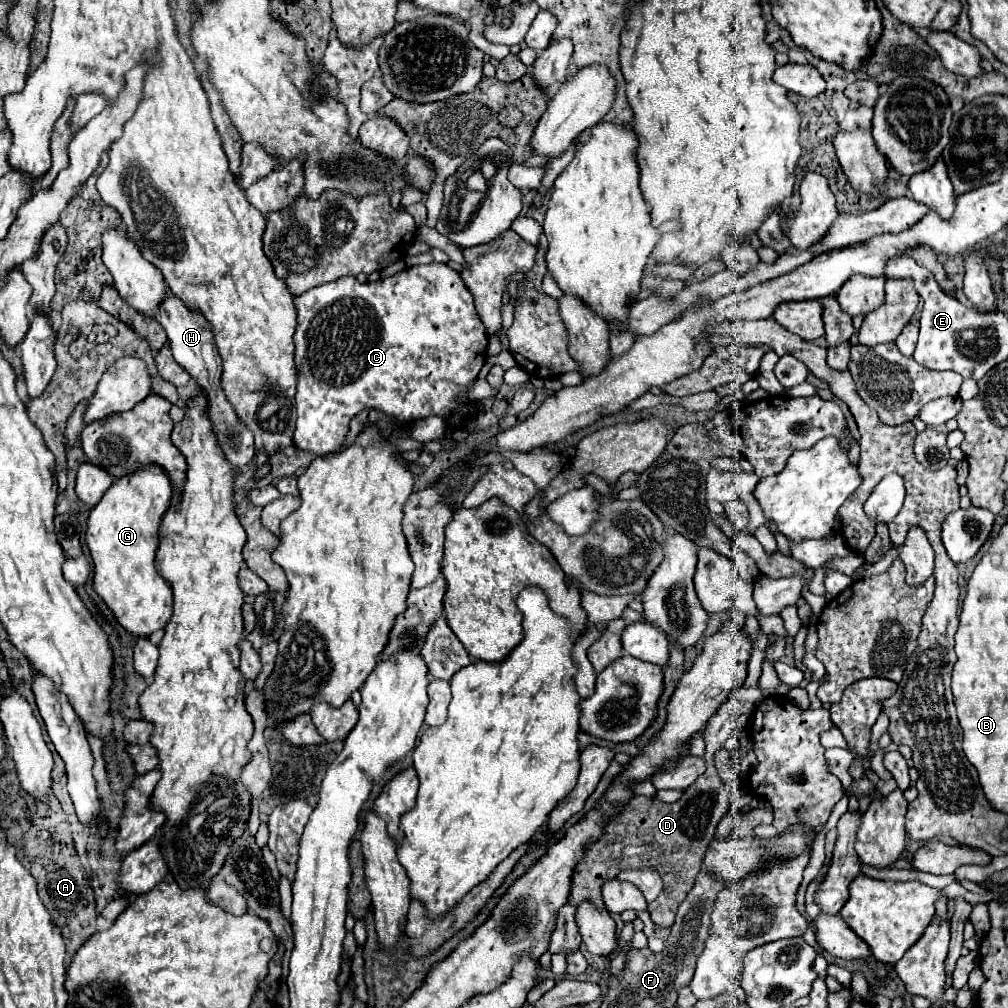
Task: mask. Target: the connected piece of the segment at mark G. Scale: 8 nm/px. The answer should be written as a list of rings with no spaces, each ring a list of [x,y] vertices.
[[[158,464],[142,466],[138,472],[118,478],[92,508],[86,528],[86,544],[94,562],[94,590],[114,612],[118,622],[140,636],[134,646],[134,668],[152,680],[158,666],[158,646],[150,642],[150,634],[164,628],[172,616],[172,586],[156,570],[154,558],[158,550],[158,526],[170,506],[172,482]]]

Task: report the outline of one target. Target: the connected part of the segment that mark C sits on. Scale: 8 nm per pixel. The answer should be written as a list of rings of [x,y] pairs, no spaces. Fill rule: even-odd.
[[[432,262],[432,264],[426,264],[426,266],[412,266],[412,268],[406,268],[406,270],[398,272],[396,276],[382,278],[378,282],[366,282],[366,284],[360,284],[354,276],[344,276],[336,282],[316,286],[316,288],[304,292],[302,296],[296,296],[294,306],[296,306],[296,312],[298,312],[298,328],[296,328],[296,334],[294,334],[296,368],[298,368],[298,392],[296,392],[298,420],[296,420],[296,432],[294,432],[294,446],[296,448],[300,448],[304,452],[310,452],[314,456],[324,456],[324,454],[330,454],[330,452],[338,450],[342,446],[346,434],[348,434],[350,420],[366,408],[380,408],[380,410],[384,410],[386,414],[392,414],[394,418],[398,418],[404,424],[410,424],[412,420],[426,418],[426,416],[444,416],[444,420],[450,428],[460,428],[464,424],[464,420],[470,416],[470,406],[466,402],[460,402],[460,396],[478,378],[478,372],[482,370],[482,366],[486,362],[488,336],[486,336],[486,328],[480,322],[480,316],[476,312],[472,292],[468,292],[460,274],[454,268],[450,268],[448,264]]]

